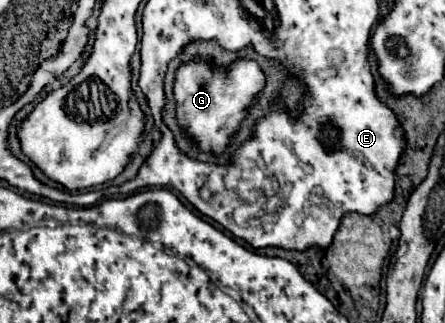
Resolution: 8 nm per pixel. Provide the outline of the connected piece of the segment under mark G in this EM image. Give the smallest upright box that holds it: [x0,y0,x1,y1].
[175,61,265,153]

